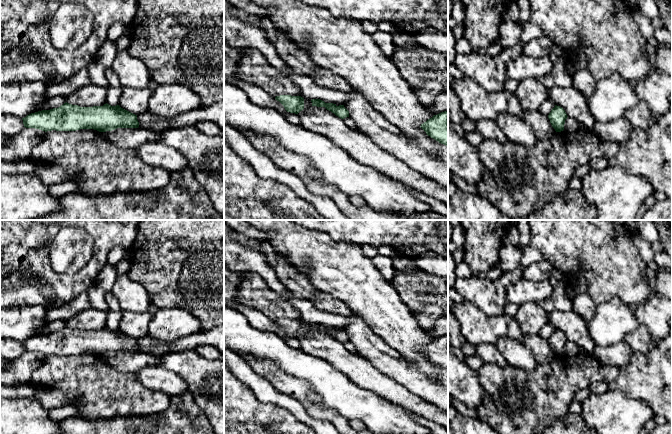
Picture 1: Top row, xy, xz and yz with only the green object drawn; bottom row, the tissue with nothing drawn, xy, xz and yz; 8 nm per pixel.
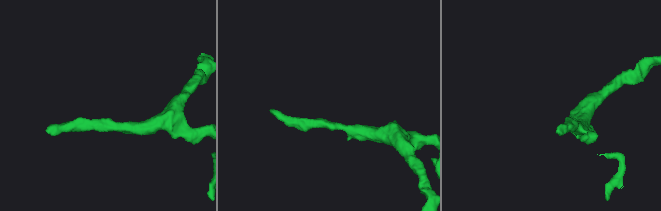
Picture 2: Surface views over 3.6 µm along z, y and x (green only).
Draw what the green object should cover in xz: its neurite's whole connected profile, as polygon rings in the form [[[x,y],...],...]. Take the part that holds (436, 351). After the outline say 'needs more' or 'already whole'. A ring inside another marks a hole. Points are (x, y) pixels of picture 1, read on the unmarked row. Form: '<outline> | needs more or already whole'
[[[448,335],[434,339],[420,351],[428,360],[448,371]]] | already whole

